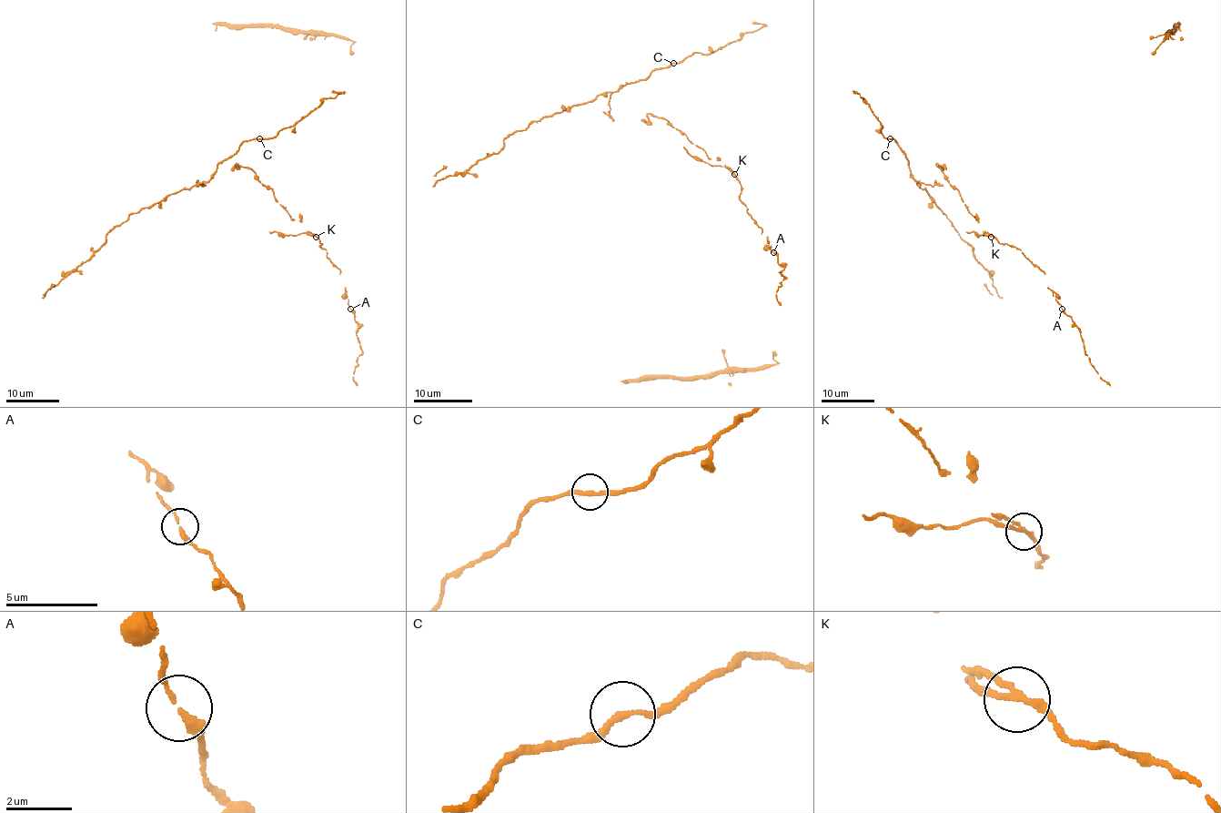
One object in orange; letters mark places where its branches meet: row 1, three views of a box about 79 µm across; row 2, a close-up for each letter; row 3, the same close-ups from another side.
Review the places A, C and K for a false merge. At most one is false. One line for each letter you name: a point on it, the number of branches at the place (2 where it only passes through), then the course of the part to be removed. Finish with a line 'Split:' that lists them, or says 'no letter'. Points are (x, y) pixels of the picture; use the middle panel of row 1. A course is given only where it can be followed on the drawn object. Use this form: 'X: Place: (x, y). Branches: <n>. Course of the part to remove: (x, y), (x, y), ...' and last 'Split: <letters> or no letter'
K: Place: (734, 174). Branches: 2. Course of the part to remove: (734, 174), (725, 167), (696, 161), (683, 146)
Split: K

